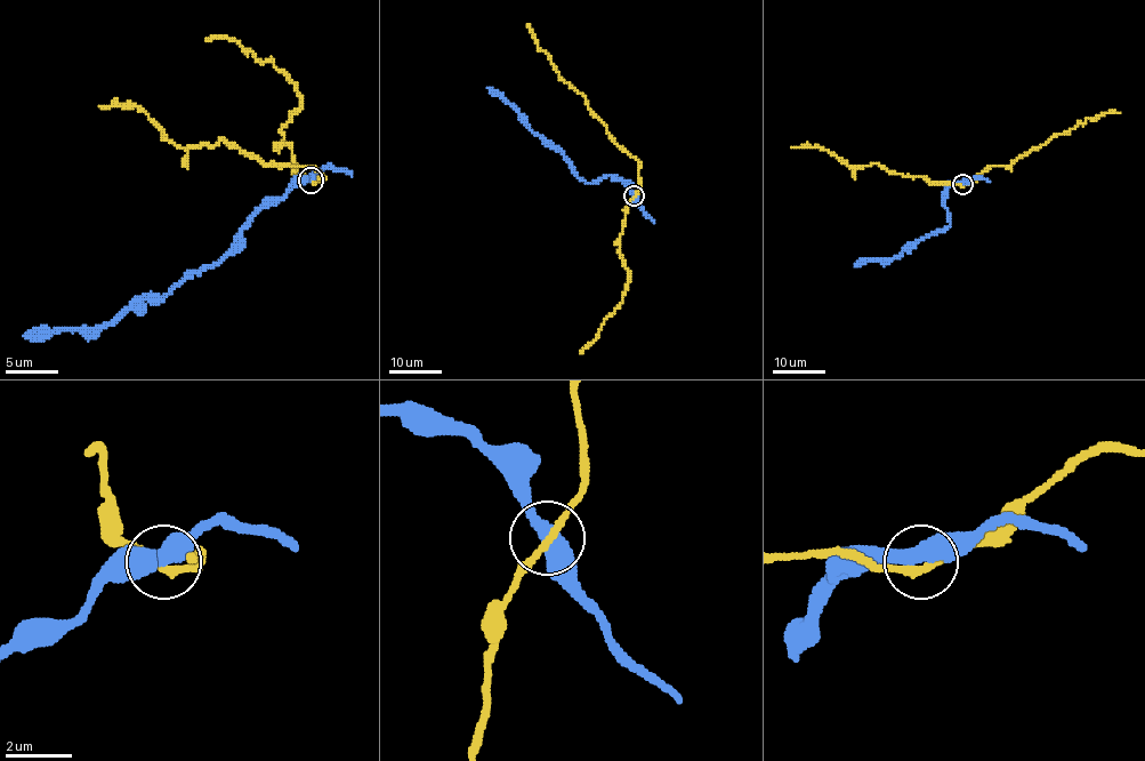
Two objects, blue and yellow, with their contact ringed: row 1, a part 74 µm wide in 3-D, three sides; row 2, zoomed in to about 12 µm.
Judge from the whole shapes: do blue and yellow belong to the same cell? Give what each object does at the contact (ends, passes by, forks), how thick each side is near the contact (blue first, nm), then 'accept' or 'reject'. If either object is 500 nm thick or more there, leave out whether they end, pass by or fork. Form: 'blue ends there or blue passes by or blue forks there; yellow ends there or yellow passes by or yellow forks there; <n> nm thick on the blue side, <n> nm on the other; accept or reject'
blue passes by; yellow passes by; 480 nm thick on the blue side, 200 nm on the other; reject

